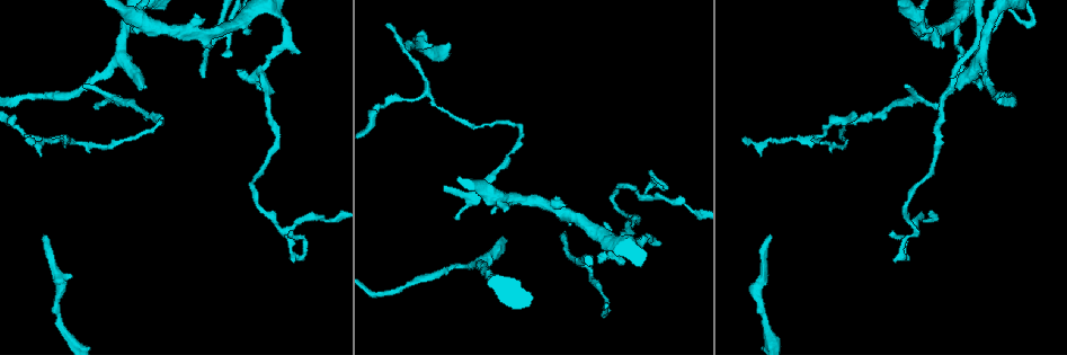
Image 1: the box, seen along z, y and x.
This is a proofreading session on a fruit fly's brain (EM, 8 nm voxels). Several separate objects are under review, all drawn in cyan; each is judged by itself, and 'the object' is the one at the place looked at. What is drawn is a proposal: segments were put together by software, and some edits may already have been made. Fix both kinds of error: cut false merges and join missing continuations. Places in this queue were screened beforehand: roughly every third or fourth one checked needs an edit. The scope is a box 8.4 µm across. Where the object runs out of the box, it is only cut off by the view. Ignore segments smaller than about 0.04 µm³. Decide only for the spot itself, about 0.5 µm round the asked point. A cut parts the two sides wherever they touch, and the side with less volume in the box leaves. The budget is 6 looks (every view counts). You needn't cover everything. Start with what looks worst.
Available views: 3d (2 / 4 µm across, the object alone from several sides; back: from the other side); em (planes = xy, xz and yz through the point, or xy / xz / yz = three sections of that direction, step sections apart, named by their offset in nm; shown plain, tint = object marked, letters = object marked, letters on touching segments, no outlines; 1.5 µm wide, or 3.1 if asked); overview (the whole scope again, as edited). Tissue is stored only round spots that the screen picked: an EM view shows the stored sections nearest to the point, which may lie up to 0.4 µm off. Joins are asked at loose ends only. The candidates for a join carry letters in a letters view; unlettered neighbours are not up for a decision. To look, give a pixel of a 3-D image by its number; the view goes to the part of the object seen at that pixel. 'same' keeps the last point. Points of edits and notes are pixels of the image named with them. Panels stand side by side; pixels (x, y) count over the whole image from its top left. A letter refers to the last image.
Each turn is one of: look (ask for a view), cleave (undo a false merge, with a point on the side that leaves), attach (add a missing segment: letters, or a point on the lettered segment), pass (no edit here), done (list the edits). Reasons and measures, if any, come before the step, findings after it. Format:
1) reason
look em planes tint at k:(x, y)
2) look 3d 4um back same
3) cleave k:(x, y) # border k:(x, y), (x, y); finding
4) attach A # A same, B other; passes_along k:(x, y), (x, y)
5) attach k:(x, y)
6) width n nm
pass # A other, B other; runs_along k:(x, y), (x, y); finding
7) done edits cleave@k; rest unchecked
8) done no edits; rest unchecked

an open end
look em planes letters at 1:(956, 86)

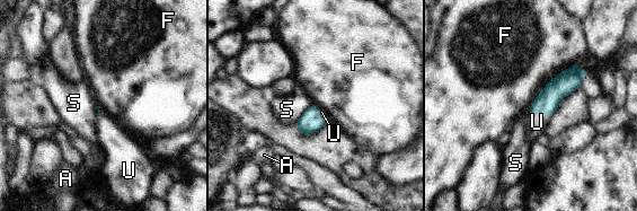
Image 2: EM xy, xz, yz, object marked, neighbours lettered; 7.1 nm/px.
attach U # A other, F other, S other, U same; the neuron continues

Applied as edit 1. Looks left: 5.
look overview

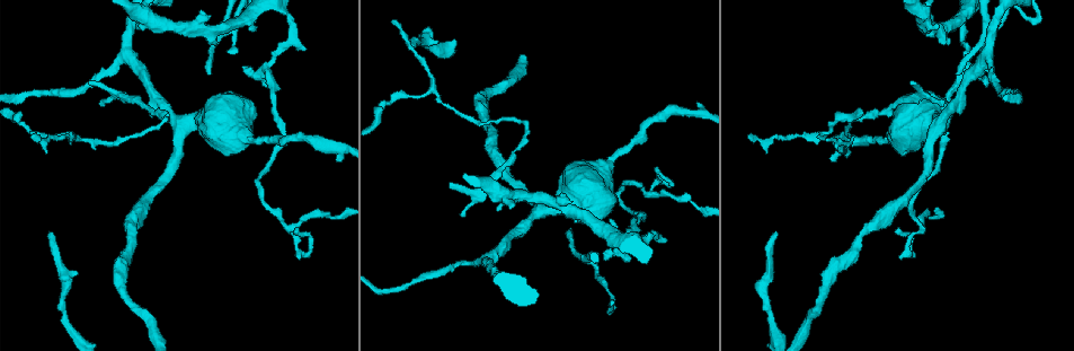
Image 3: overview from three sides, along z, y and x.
branch stops here
look em planes tint at 3:(449, 184)

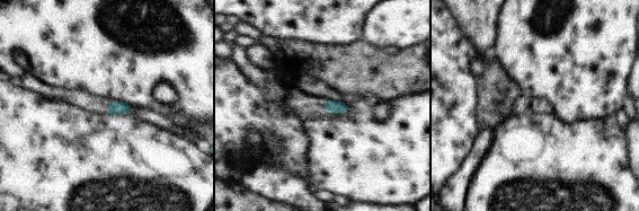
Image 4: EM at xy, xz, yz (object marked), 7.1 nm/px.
look em planes letters same

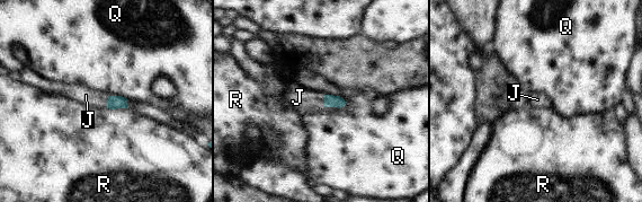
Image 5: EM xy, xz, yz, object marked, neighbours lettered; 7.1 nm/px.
attach J # J same, Q other, R other; passes_along 5:(330, 100), (324, 100), (297, 97); it goes on there

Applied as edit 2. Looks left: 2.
thick turns thin
look em planes letters at 3:(645, 240)

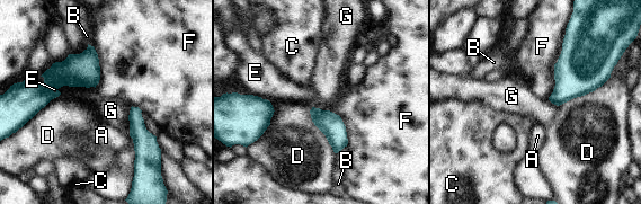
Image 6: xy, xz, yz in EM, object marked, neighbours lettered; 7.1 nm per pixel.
pass # A other, B other, C other, D other, E other, F other, G other; border 6:(569, 21), (548, 98); one neuron here

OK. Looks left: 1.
done edits attach@2, attach@5; rest unchecked

